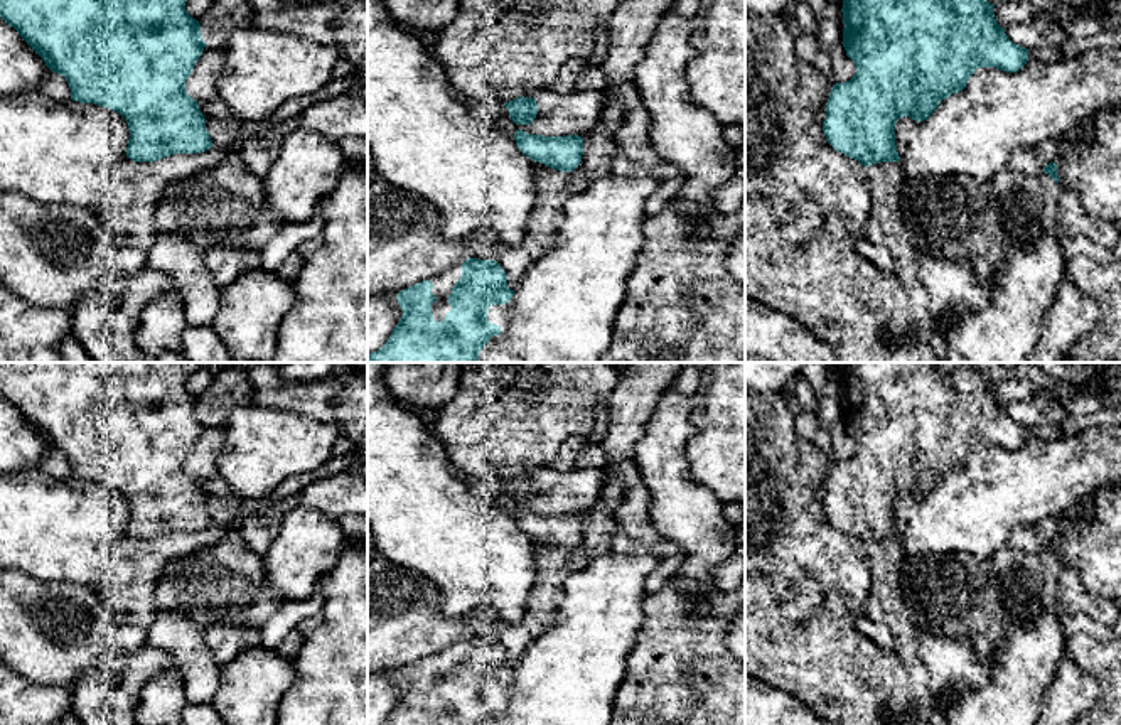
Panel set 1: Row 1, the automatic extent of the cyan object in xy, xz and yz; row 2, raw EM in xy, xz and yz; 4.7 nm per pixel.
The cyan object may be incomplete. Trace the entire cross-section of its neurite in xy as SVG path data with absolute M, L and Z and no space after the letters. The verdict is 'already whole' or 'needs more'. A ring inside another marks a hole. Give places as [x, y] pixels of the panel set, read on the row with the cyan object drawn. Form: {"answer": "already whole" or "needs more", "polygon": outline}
{"answer": "already whole", "polygon": "M0 0L0 17L44 59L46 66L66 78L71 99L93 103L120 113L130 130L126 157L155 162L175 153L201 153L214 143L197 101L185 93L185 81L207 46L201 24L185 10L187 0Z"}

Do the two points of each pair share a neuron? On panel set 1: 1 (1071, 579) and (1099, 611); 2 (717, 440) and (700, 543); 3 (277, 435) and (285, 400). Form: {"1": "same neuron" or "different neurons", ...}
{"1": "same neuron", "2": "different neurons", "3": "different neurons"}

